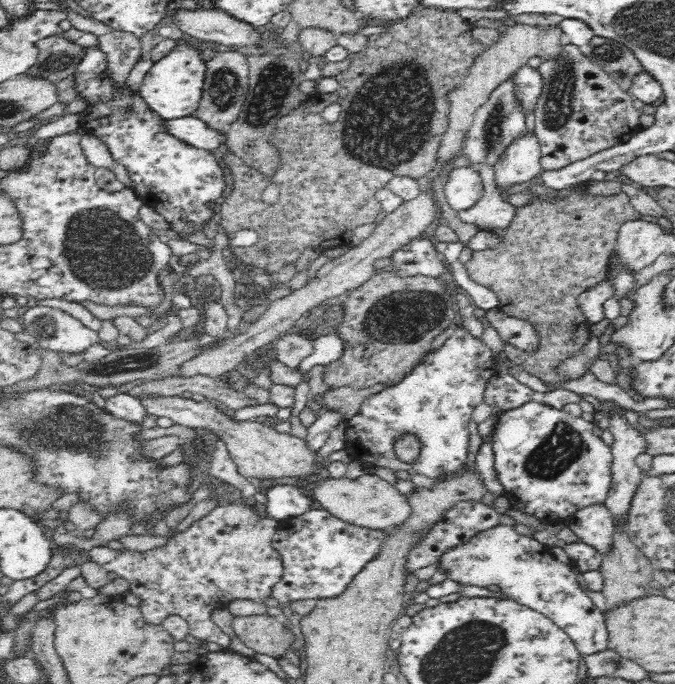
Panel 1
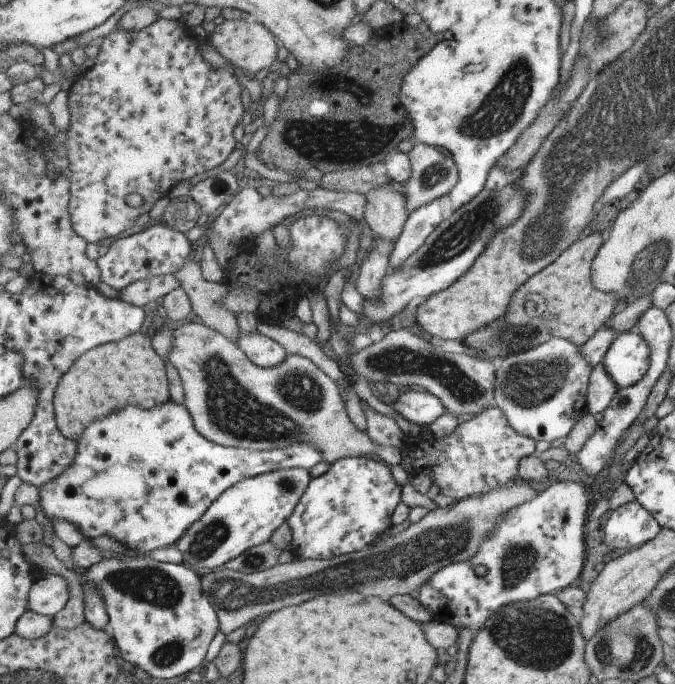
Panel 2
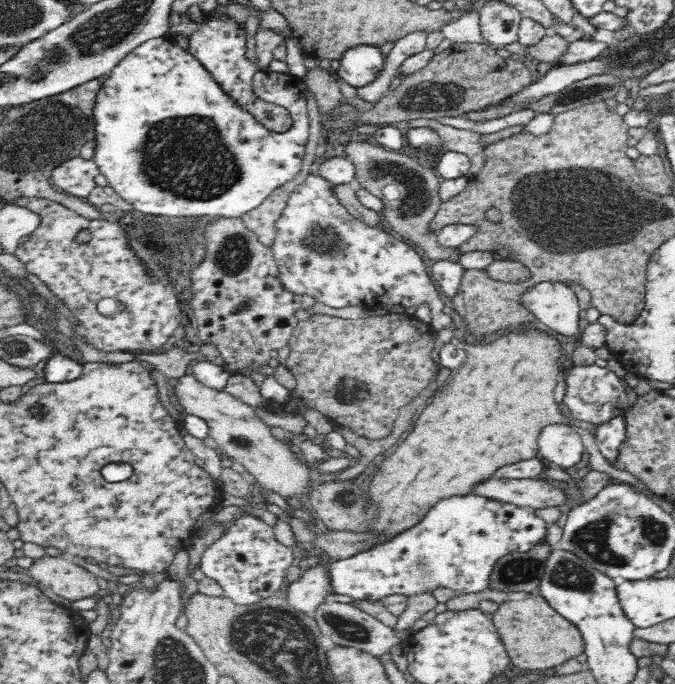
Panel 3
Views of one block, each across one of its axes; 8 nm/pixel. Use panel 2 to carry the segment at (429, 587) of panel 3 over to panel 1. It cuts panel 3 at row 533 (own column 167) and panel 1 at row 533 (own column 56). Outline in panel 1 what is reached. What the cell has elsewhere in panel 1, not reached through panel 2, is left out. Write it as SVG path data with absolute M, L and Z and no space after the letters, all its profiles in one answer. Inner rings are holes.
M498 525L472 536L462 547L452 548L437 563L450 579L467 586L497 585L508 598L552 619L568 633L582 656L608 649L606 615L588 597L569 565L554 557L550 547L515 531L512 525Z

